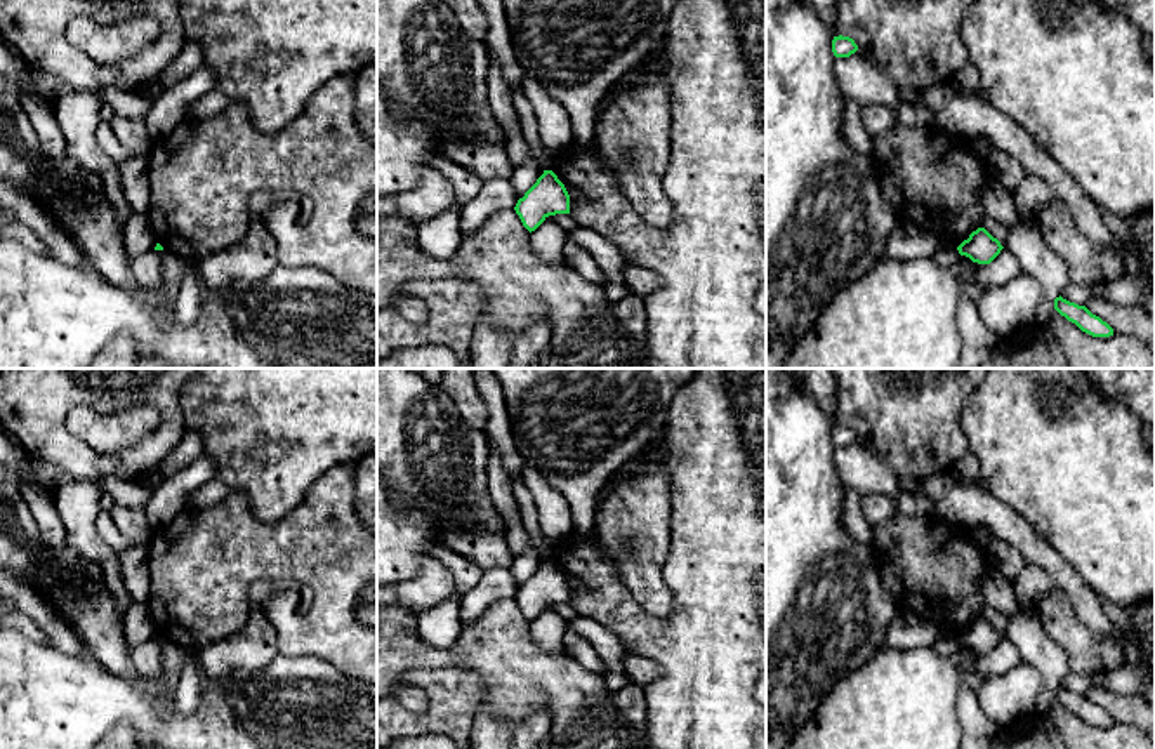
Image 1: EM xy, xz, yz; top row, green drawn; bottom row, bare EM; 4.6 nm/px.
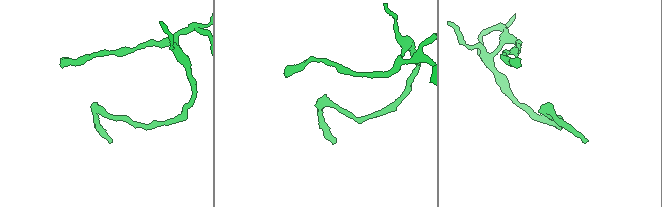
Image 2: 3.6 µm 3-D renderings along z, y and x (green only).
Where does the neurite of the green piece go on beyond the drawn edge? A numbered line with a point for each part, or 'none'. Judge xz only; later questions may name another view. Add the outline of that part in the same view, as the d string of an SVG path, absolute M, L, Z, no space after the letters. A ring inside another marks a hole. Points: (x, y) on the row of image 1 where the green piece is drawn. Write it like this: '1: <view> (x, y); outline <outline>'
none

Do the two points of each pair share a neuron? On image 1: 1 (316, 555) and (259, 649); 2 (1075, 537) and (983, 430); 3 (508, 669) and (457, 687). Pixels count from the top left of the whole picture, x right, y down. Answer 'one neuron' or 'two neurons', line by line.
1: two neurons
2: one neuron
3: two neurons

